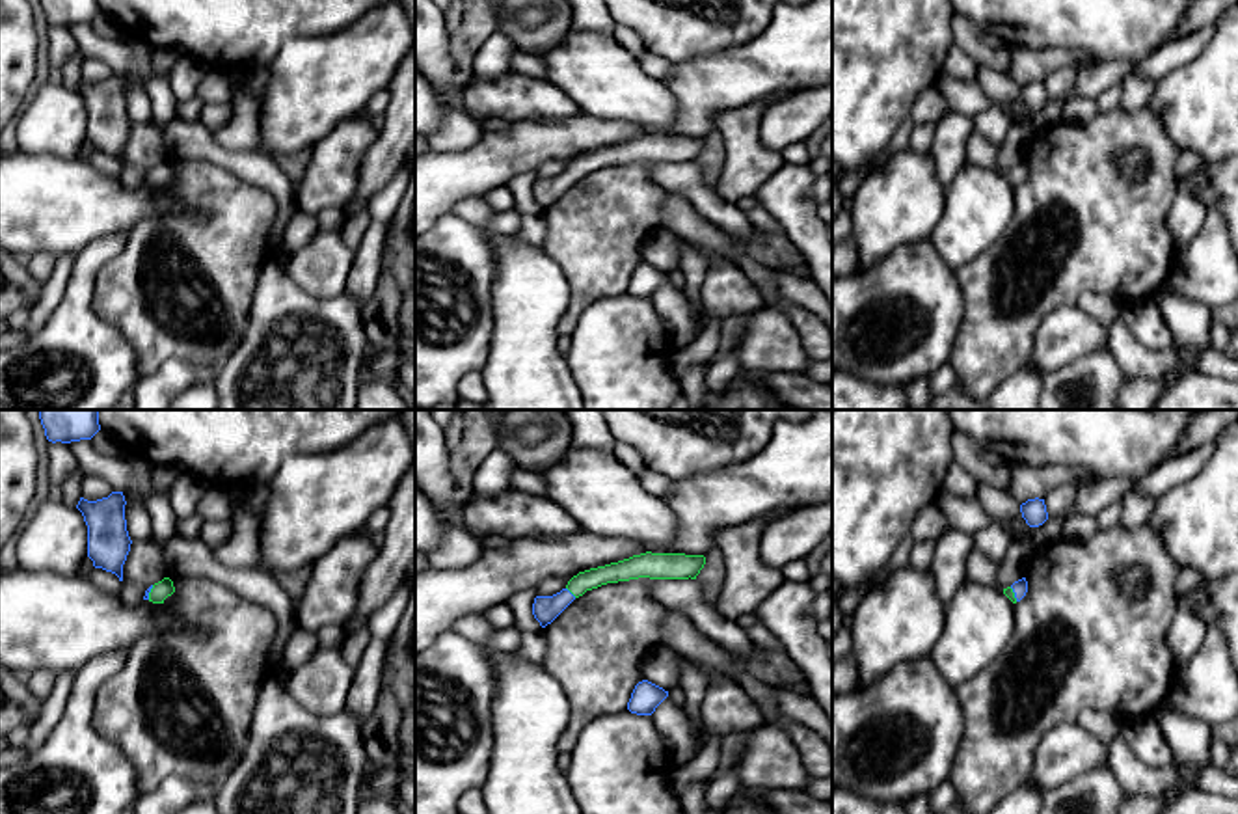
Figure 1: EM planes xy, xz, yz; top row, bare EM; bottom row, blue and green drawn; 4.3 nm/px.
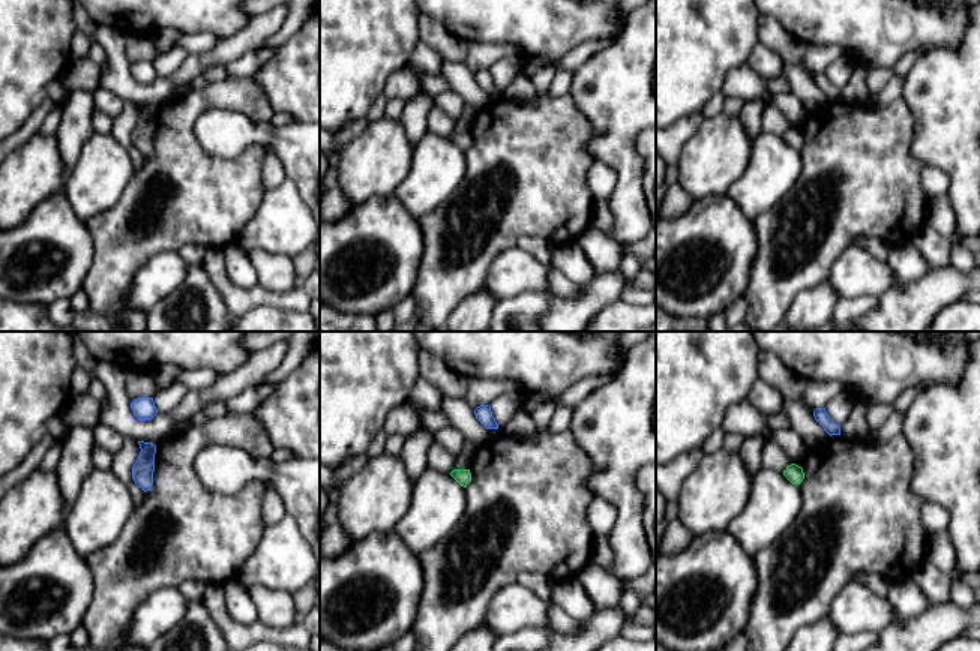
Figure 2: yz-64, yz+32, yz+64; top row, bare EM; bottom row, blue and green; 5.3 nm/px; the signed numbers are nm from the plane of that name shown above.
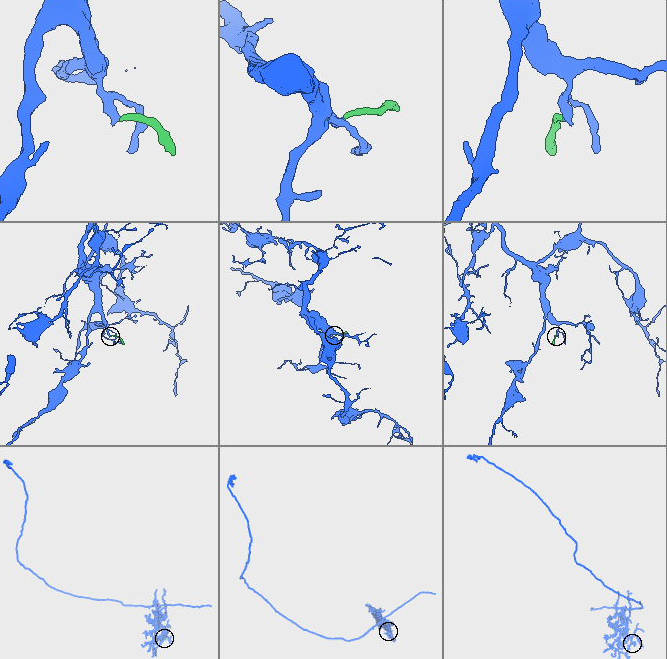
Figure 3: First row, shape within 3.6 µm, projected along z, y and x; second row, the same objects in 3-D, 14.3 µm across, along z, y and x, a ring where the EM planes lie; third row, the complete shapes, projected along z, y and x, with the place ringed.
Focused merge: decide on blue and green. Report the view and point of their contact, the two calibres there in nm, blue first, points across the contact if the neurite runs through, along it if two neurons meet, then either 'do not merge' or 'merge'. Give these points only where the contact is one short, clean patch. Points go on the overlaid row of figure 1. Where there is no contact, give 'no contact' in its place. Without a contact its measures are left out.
xz (570, 593) | 110/90 nm | across xz (546, 610), (570, 593), (587, 580), (622, 570) | merge

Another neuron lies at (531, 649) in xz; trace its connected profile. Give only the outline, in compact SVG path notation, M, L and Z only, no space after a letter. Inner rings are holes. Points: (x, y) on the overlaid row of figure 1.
M525 589L516 592L508 605L516 615L516 628L521 633L521 643L514 650L518 659L529 661L532 665L544 665L545 639L542 635L542 626L532 615L532 604L536 598L536 589Z

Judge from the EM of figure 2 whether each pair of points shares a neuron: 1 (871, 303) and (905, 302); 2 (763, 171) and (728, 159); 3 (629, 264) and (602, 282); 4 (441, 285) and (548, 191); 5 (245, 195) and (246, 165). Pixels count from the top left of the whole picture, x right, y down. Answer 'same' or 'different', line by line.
1: different
2: different
3: different
4: same
5: same

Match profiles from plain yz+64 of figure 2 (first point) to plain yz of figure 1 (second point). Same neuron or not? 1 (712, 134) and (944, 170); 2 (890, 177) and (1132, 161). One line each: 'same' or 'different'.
1: different
2: different

